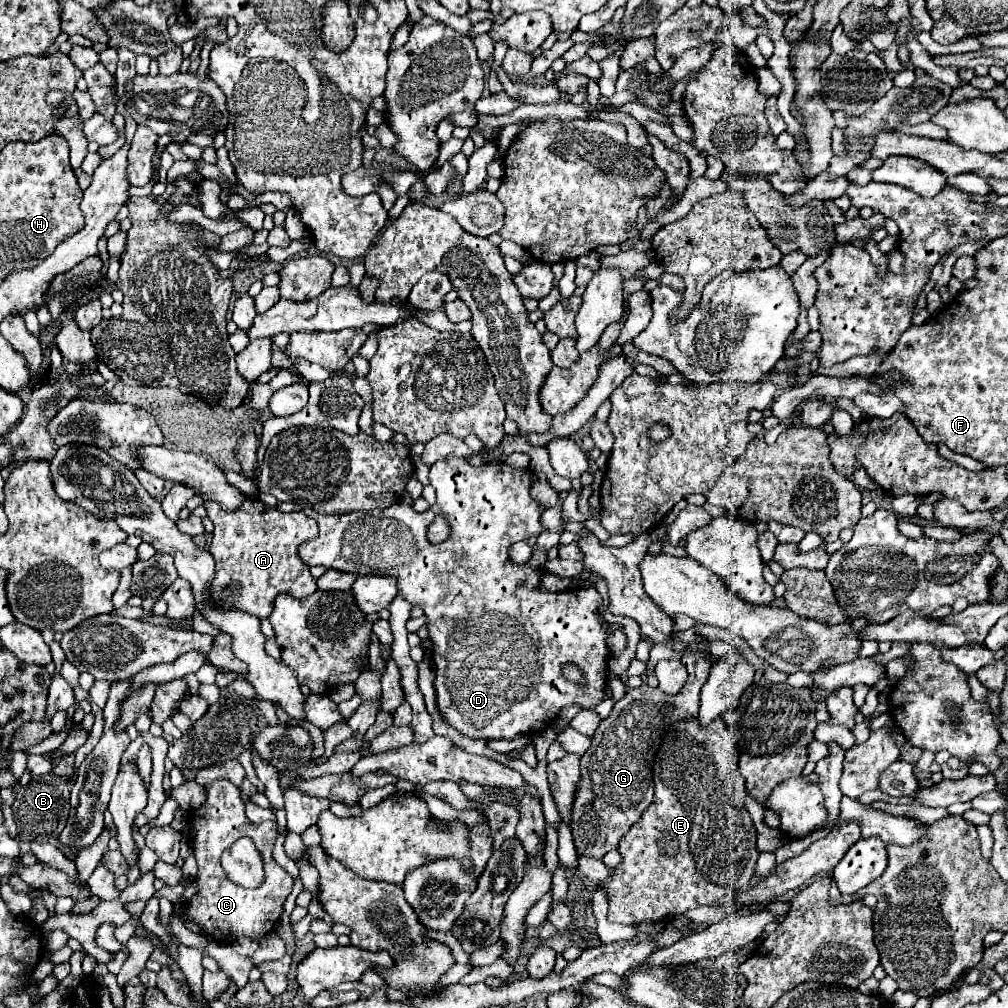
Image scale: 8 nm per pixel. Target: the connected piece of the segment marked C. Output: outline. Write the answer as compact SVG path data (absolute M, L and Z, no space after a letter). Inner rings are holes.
M227 779L213 781L211 785L205 787L205 793L207 793L205 803L191 815L191 827L195 831L191 847L197 859L197 877L195 877L197 893L189 901L185 901L183 919L195 923L205 935L209 935L217 943L231 943L241 935L249 939L259 939L275 929L283 913L283 903L293 891L293 877L273 859L277 823L273 821L251 823L245 815L241 791ZM239 837L249 837L261 849L261 857L265 863L265 881L261 883L261 887L243 889L241 885L229 881L219 863L221 853L229 849Z

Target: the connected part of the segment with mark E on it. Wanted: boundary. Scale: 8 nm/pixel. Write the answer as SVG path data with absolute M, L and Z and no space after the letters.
M717 717L709 729L701 729L697 719L677 723L669 729L653 765L655 801L619 841L617 849L623 863L603 885L609 895L609 921L623 925L633 925L641 919L665 921L667 917L683 915L699 905L717 905L727 899L731 901L737 893L749 887L755 861L759 857L755 845L757 829L745 809L745 779L741 777L737 763L739 751L723 717Z

